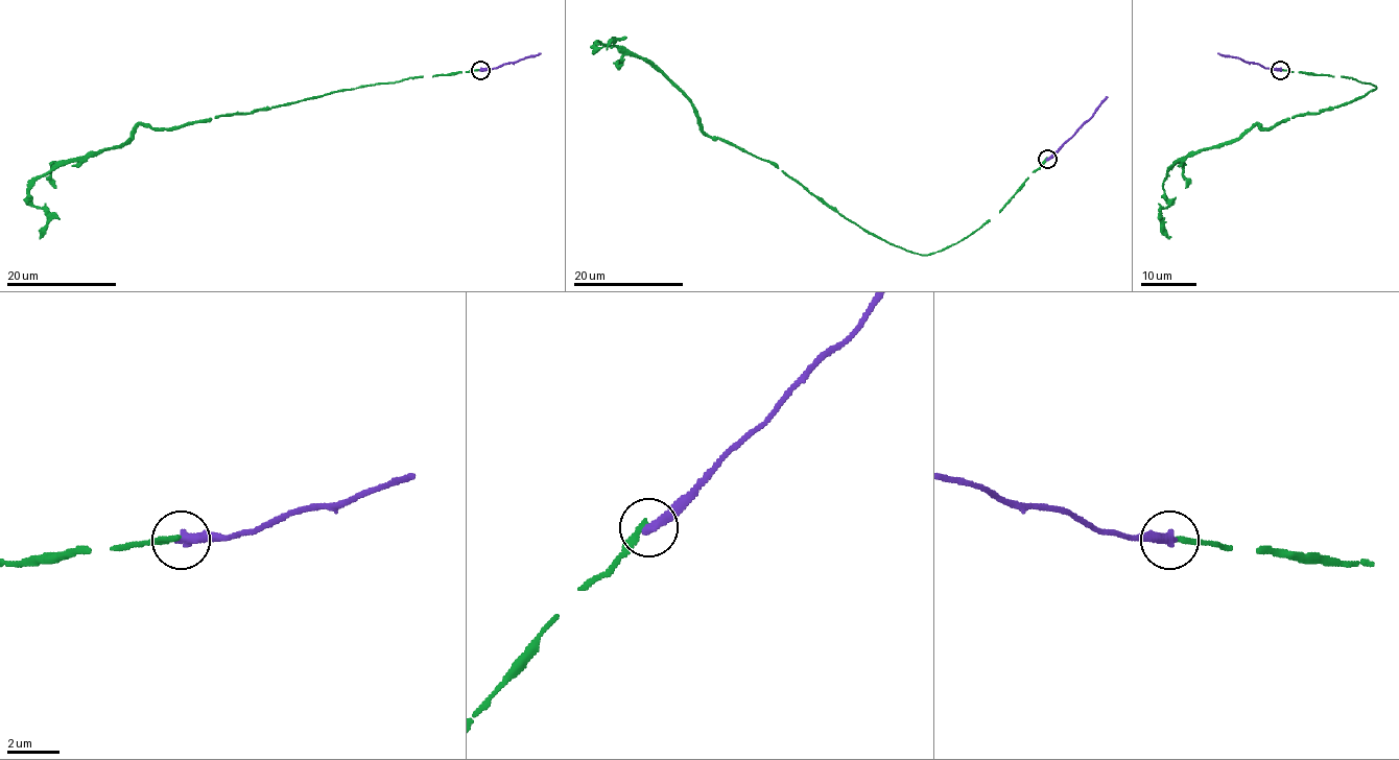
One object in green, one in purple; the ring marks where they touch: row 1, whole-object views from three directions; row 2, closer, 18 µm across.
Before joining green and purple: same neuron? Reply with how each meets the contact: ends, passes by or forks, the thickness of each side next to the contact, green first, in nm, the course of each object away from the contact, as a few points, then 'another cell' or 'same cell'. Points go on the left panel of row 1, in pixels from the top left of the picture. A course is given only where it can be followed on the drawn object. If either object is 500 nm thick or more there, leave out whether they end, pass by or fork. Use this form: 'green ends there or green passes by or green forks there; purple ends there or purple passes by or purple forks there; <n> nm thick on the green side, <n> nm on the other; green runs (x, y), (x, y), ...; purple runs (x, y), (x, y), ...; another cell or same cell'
green ends there; purple ends there; 200 nm thick on the green side, 400 nm on the other; green runs (480, 70), (170, 127), (139, 125), (118, 146), (57, 162), (34, 182), (28, 196), (47, 214), (40, 238); purple runs (480, 70), (497, 69), (503, 63), (515, 63), (541, 53); another cell

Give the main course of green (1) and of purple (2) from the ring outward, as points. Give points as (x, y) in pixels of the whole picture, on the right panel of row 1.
1: (1280, 70), (1376, 87), (1325, 110), (1255, 125), (1177, 162), (1163, 182), (1169, 238)
2: (1280, 70), (1217, 53)

